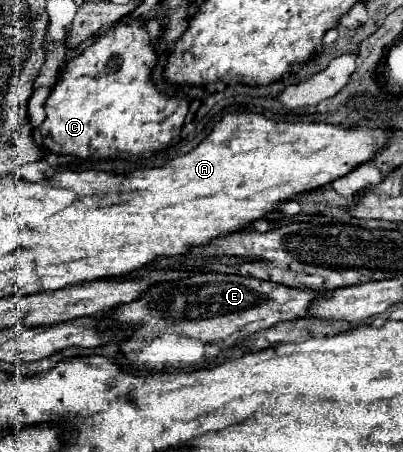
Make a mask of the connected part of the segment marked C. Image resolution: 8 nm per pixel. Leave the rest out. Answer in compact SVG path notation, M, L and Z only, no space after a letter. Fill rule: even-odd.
M132 20L114 24L108 32L104 32L92 46L88 46L80 56L72 58L66 66L66 74L58 80L52 88L44 108L46 120L40 124L38 132L42 138L44 150L74 156L74 158L116 158L118 152L128 154L142 154L142 152L156 152L170 144L182 130L188 100L168 98L166 94L158 92L150 82L150 72L156 64L154 48L150 46L150 36L144 30L144 22Z

